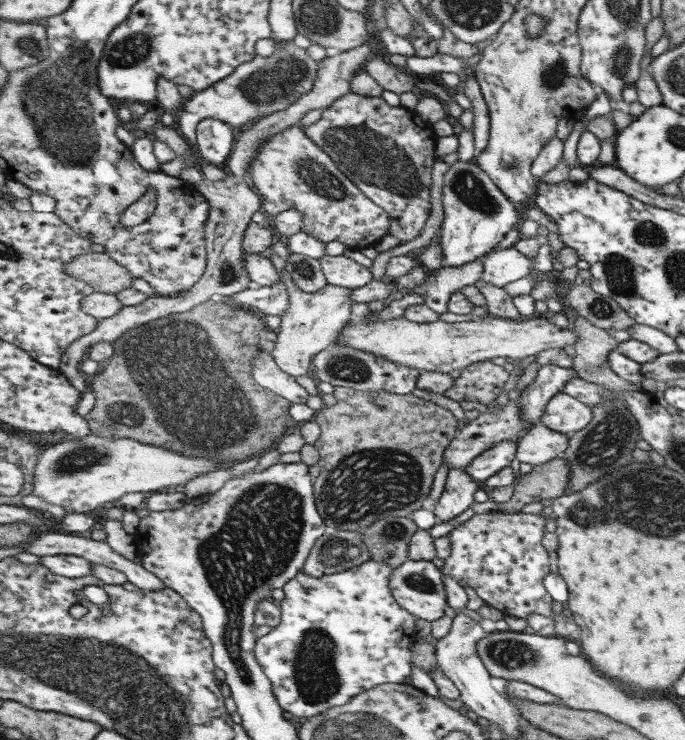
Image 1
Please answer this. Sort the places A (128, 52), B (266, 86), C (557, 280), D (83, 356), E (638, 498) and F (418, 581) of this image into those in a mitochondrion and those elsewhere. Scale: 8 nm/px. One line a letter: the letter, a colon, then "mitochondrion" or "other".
A: mitochondrion
B: mitochondrion
C: other
D: other
E: mitochondrion
F: mitochondrion

